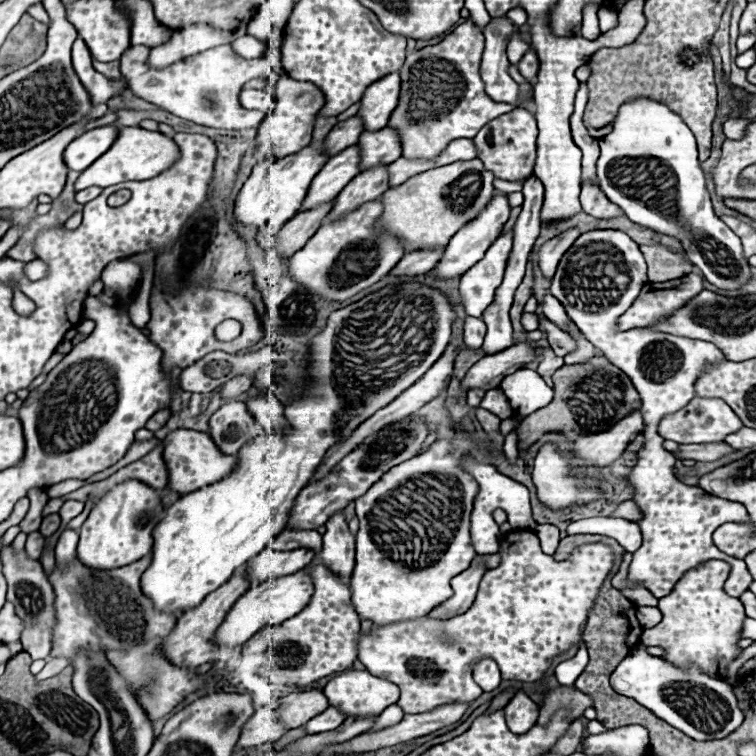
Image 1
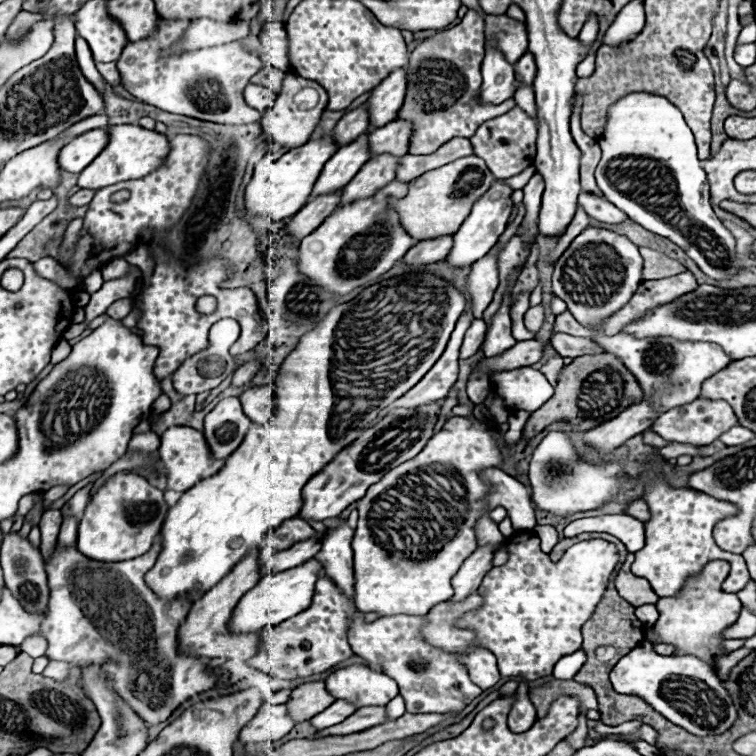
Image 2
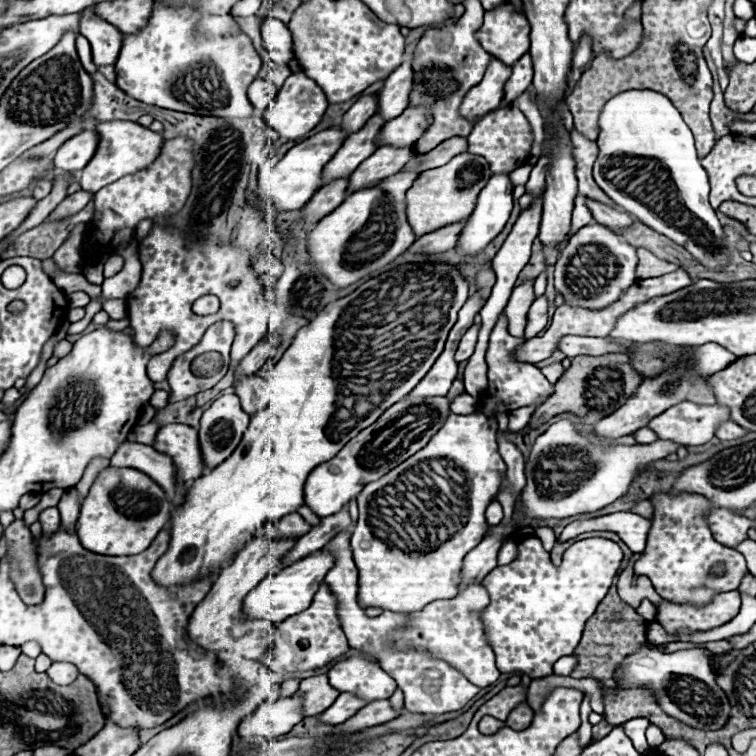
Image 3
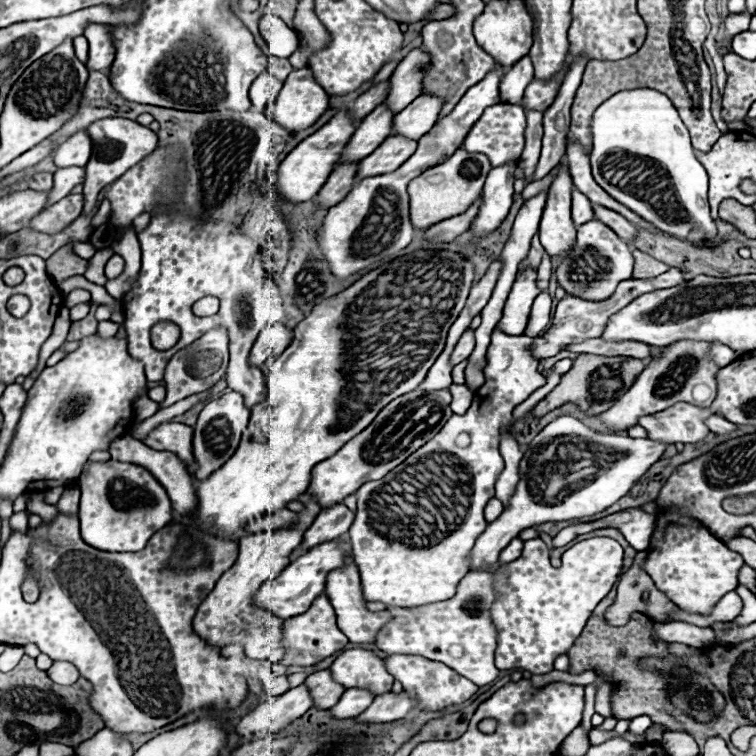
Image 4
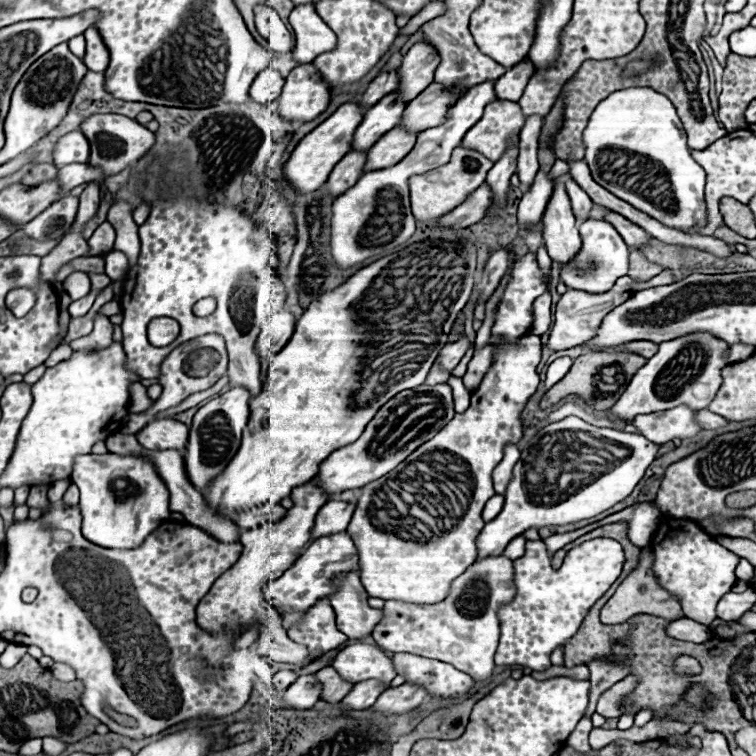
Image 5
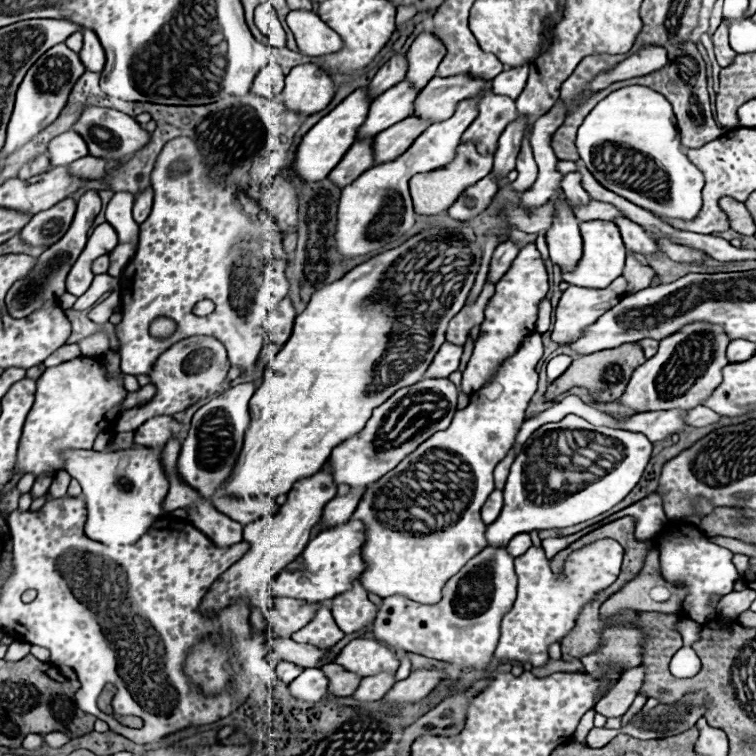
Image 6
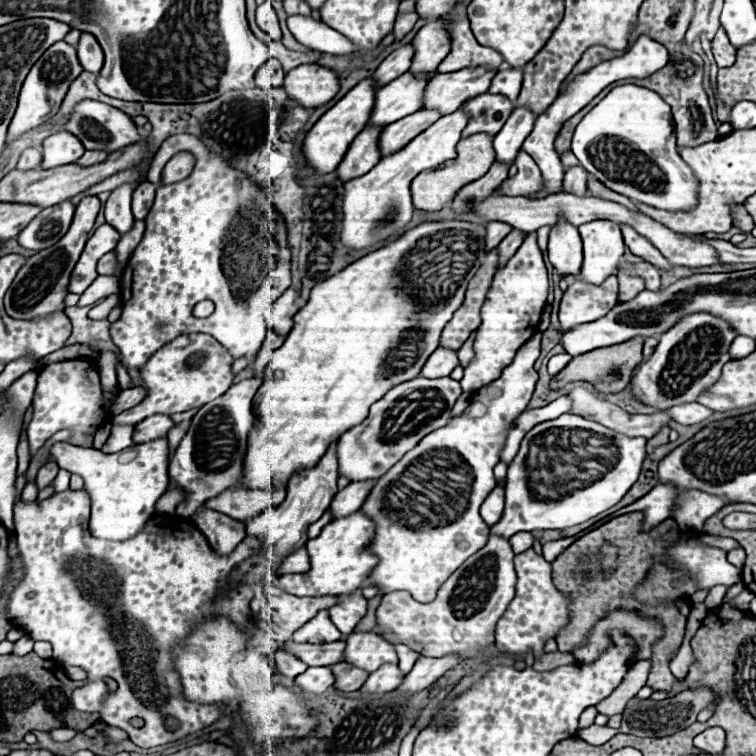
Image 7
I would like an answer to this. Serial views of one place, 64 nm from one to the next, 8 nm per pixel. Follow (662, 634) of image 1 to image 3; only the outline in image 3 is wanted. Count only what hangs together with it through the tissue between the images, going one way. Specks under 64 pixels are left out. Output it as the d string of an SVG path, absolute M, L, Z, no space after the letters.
M722 592L714 596L710 604L704 608L694 608L690 604L674 604L664 600L658 610L656 622L660 622L670 634L686 628L686 630L712 630L726 622L730 622L740 610L740 594Z

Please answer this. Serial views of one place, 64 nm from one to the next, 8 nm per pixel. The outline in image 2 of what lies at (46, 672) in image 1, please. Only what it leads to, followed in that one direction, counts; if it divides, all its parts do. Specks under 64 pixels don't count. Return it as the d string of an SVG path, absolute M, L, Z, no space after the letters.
M50 660L50 664L46 666L46 670L42 674L60 682L60 680L68 678L68 672L70 672L70 664L68 662L54 662L54 660Z

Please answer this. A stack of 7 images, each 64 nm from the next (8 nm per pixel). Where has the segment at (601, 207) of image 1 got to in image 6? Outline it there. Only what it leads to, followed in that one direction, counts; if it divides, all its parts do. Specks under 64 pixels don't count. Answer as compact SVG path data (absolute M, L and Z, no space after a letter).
M618 218L614 220L614 224L620 228L620 234L622 234L622 240L626 244L626 248L630 252L638 252L638 254L656 254L656 242L642 230L642 226L630 222L628 218Z

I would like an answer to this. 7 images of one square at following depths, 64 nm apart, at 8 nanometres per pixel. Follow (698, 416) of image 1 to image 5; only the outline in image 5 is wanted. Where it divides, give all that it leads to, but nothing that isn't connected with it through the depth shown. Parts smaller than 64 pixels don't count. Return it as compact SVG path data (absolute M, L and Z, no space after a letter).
M676 406L662 414L640 414L634 418L632 426L654 444L664 444L674 438L690 438L702 430L694 422L694 410L688 406Z

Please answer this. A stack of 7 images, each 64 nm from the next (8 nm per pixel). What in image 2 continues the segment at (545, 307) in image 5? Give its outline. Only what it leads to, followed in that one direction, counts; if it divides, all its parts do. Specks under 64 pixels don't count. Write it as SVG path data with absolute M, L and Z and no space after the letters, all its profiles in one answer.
M542 304L532 306L532 308L526 312L526 316L524 316L524 324L526 324L526 328L528 328L530 332L538 332L538 330L542 328L542 324L544 324L544 306L542 306Z

